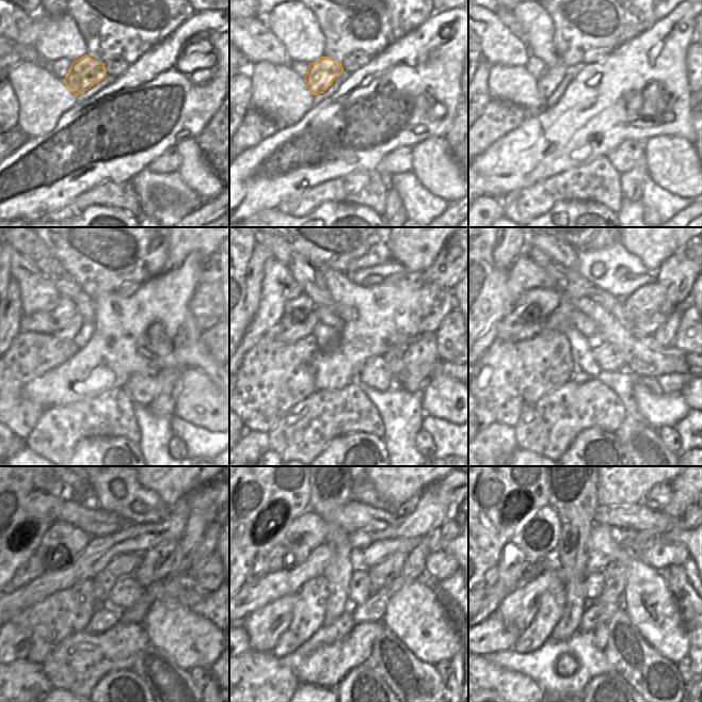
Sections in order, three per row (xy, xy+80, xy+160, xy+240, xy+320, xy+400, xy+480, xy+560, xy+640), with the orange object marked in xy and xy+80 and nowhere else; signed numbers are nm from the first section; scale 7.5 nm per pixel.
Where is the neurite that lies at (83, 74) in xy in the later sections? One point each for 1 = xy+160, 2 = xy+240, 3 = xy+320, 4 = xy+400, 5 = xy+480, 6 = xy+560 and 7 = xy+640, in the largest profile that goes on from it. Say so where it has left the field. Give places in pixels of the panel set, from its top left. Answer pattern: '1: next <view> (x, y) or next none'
1: next xy+160 (552, 77)
2: next xy+240 (65, 329)
3: next xy+320 (302, 329)
4: next xy+400 (508, 329)
5: next xy+480 (32, 568)
6: next xy+560 (259, 570)
7: next xy+640 (490, 577)

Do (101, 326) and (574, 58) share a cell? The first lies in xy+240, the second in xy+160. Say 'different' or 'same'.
different

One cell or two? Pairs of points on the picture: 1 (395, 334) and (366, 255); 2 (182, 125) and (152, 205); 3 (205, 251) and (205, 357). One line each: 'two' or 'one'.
1: two
2: two
3: two

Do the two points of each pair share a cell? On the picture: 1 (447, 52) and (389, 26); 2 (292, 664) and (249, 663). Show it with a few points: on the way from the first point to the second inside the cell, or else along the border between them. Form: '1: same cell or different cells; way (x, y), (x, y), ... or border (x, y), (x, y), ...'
1: different cells; border (427, 18), (385, 47)
2: different cells; border (277, 659), (293, 671)

